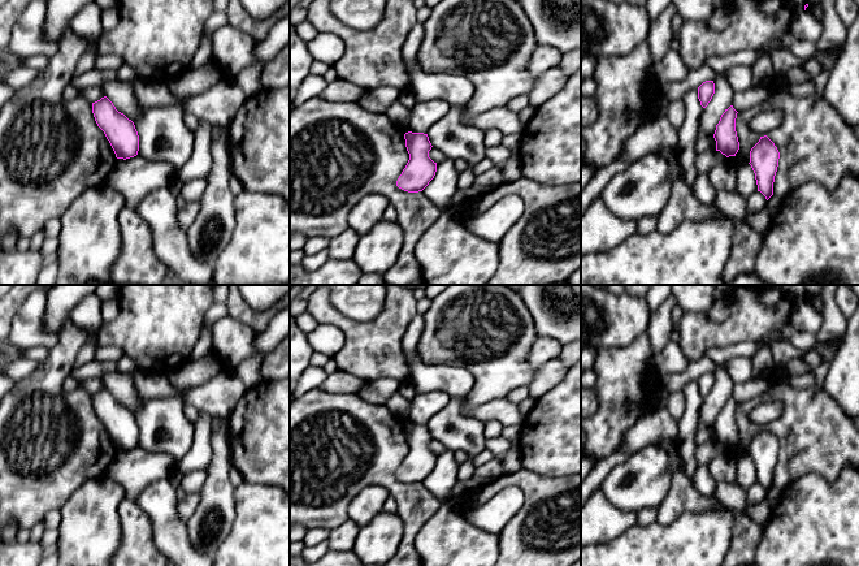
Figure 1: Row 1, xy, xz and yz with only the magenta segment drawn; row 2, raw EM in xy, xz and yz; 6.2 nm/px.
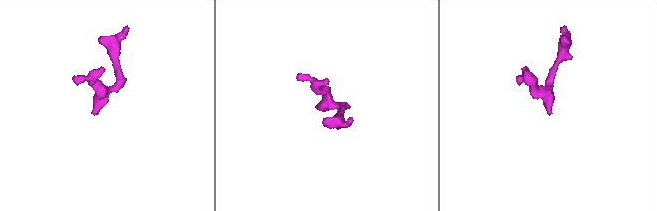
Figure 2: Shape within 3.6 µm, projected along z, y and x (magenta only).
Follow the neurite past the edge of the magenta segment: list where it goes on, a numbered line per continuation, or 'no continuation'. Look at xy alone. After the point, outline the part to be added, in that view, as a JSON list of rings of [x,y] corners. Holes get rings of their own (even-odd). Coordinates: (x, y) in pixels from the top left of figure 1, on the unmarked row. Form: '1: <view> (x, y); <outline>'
no continuation

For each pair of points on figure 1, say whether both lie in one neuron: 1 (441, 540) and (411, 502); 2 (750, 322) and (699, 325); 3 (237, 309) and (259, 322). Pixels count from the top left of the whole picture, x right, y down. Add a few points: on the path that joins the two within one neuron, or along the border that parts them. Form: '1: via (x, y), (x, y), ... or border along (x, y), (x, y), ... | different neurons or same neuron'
1: border along (442, 504), (417, 534), (415, 539), (416, 551) | different neurons
2: via (737, 327), (712, 328) | same neuron
3: via (242, 311), (254, 318) | same neuron

